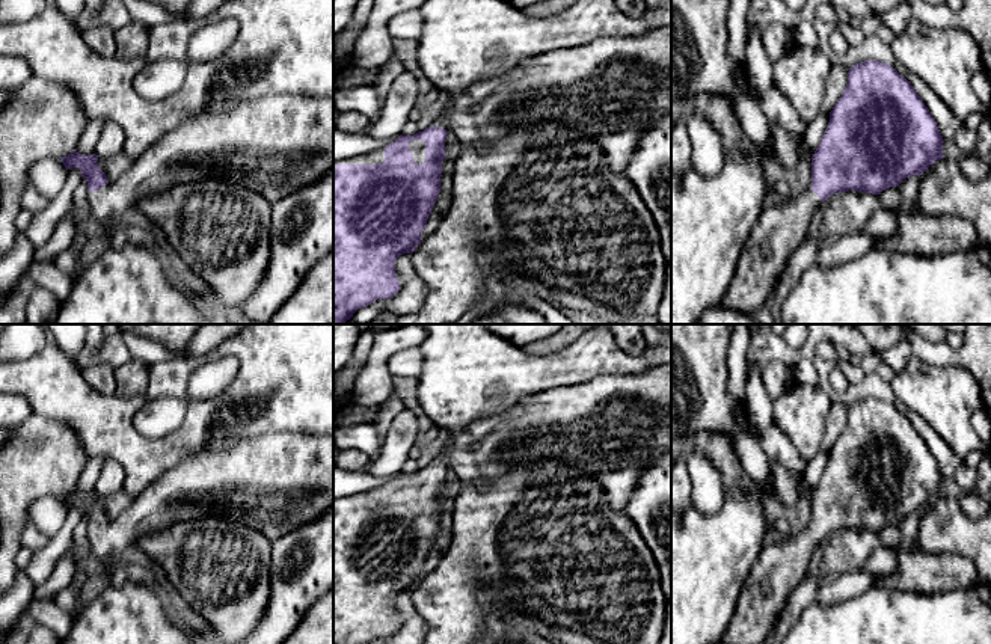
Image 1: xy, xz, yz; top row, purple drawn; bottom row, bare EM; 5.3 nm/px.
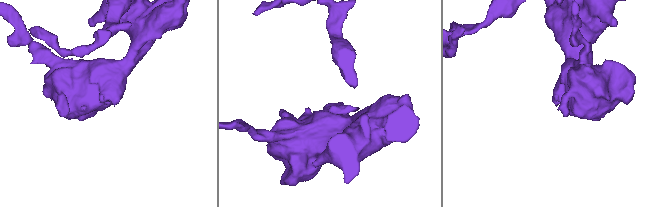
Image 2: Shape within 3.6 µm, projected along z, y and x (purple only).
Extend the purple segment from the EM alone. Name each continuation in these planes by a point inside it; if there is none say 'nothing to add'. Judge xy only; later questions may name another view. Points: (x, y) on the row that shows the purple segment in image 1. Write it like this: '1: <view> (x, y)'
1: xy (275, 145)

